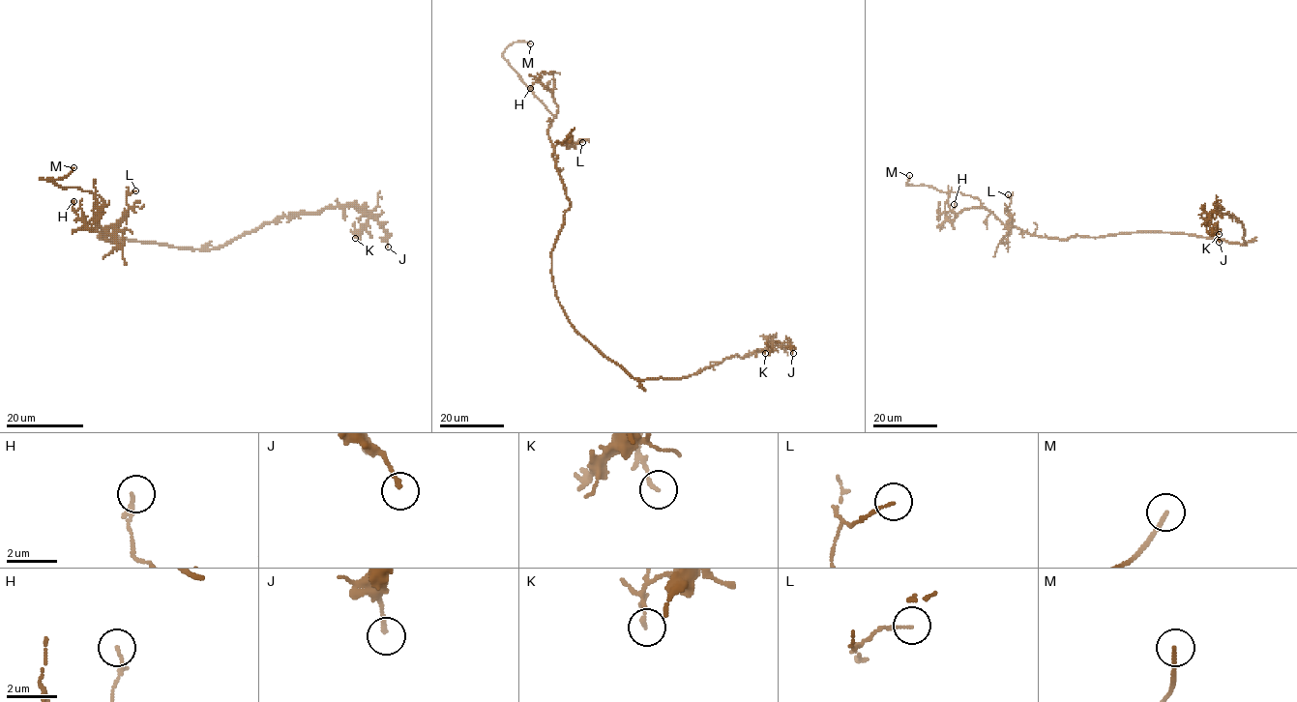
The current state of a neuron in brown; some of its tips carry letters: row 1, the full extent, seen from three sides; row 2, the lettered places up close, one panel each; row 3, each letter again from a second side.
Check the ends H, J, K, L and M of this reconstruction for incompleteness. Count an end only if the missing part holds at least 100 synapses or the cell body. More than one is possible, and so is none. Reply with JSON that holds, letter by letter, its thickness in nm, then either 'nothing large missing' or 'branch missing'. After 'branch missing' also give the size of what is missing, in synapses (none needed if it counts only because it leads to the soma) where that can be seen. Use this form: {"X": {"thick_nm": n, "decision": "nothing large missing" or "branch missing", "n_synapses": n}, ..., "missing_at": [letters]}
{"H": {"thick_nm": 160, "decision": "nothing large missing"}, "J": {"thick_nm": 150, "decision": "nothing large missing"}, "K": {"thick_nm": 130, "decision": "nothing large missing"}, "L": {"thick_nm": 80, "decision": "nothing large missing"}, "M": {"thick_nm": 160, "decision": "branch missing"}, "missing_at": ["M"]}

